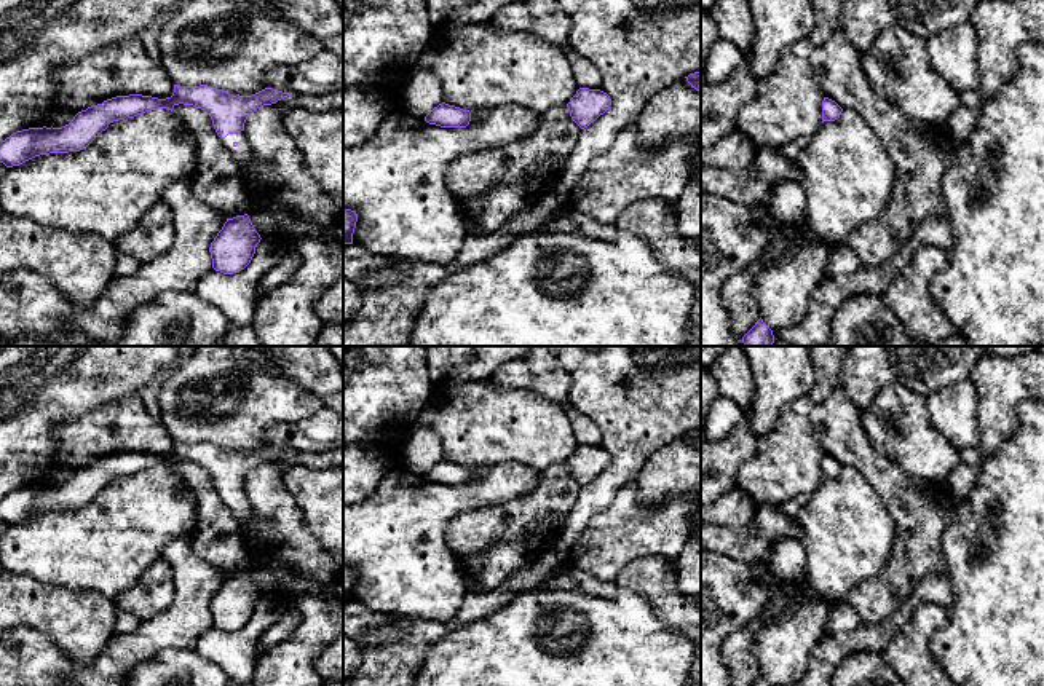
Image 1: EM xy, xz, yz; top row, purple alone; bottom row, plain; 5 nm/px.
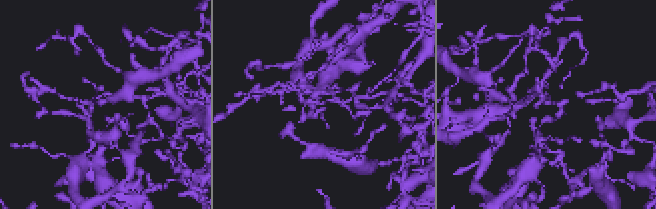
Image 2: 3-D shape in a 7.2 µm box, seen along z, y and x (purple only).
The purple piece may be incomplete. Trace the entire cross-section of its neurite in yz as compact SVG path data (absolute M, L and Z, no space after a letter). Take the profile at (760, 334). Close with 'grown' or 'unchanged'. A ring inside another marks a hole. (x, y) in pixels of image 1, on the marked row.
M760 317L755 325L742 337L744 346L773 346L773 330Z | unchanged

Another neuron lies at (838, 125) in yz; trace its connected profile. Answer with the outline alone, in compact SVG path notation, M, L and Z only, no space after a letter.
M843 108L835 121L822 121L797 163L806 198L803 223L830 246L843 244L854 230L875 220L892 195L896 166L878 136L851 108Z

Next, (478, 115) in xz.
M517 105L469 112L466 128L441 128L425 118L394 113L362 145L343 147L343 209L358 214L353 244L385 257L450 265L469 233L460 203L445 183L447 166L461 155L524 139L538 124L538 113Z

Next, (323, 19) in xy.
M270 0L276 11L302 32L316 37L322 49L343 57L343 13L335 0Z

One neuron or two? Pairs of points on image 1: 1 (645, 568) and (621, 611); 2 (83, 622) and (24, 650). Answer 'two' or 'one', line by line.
1: two
2: two

